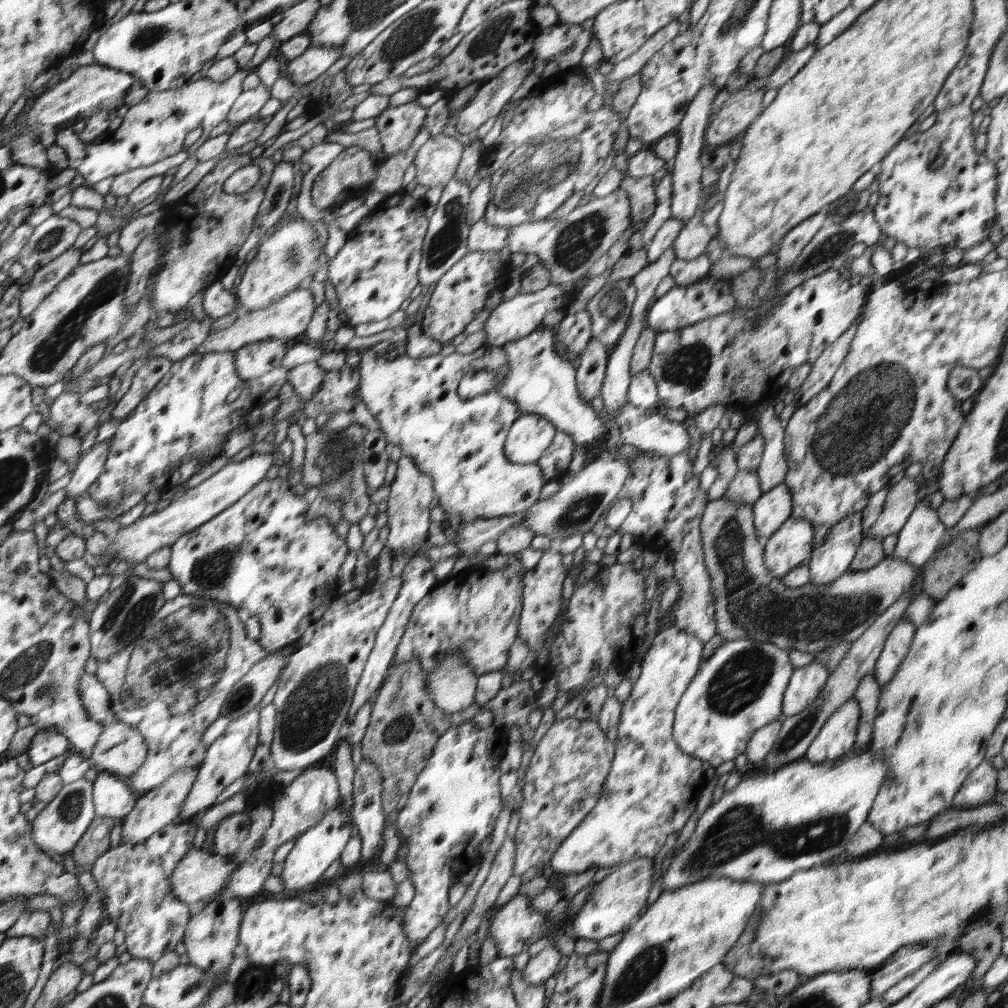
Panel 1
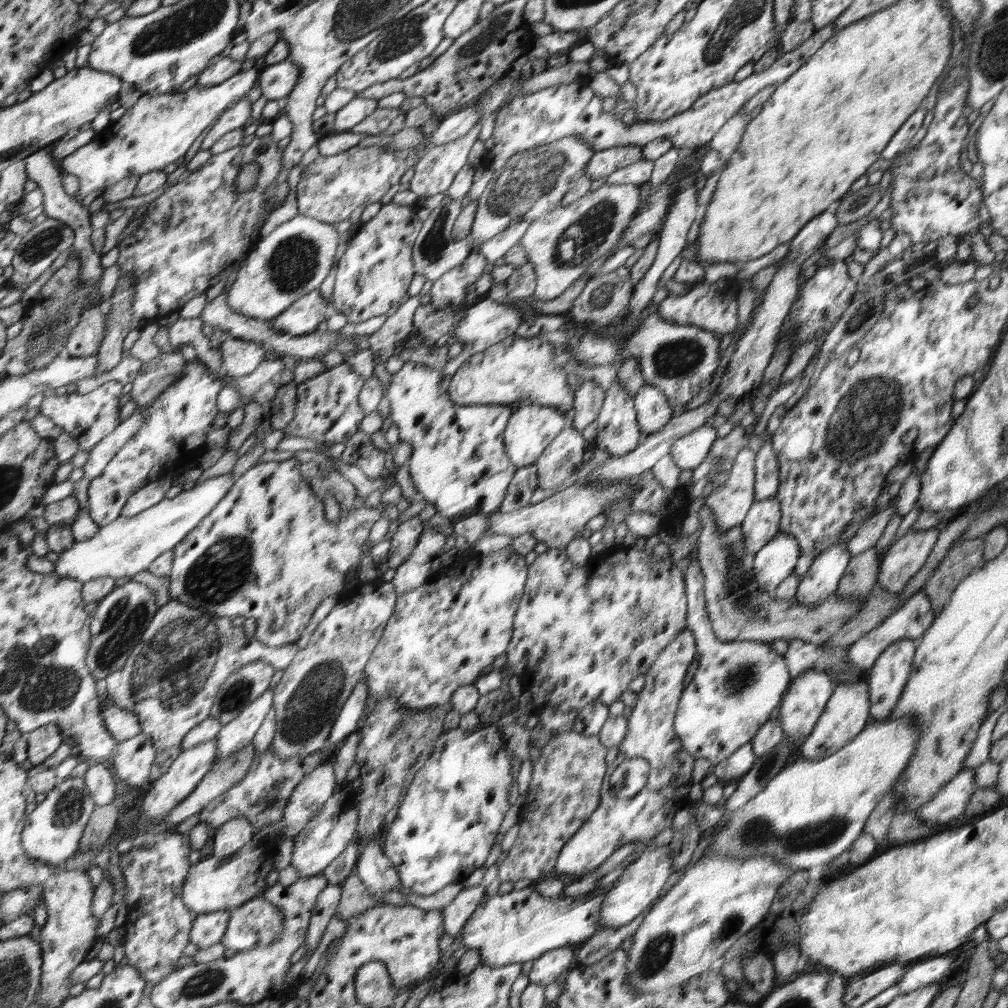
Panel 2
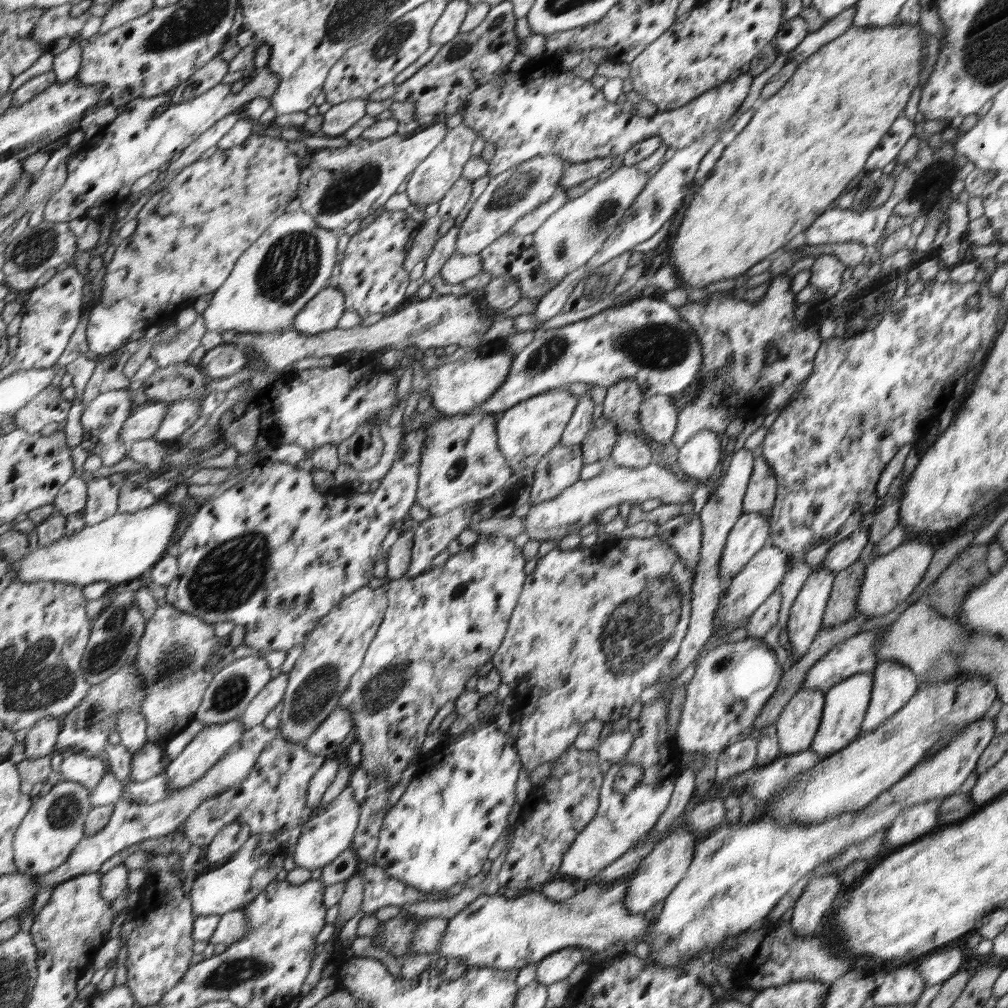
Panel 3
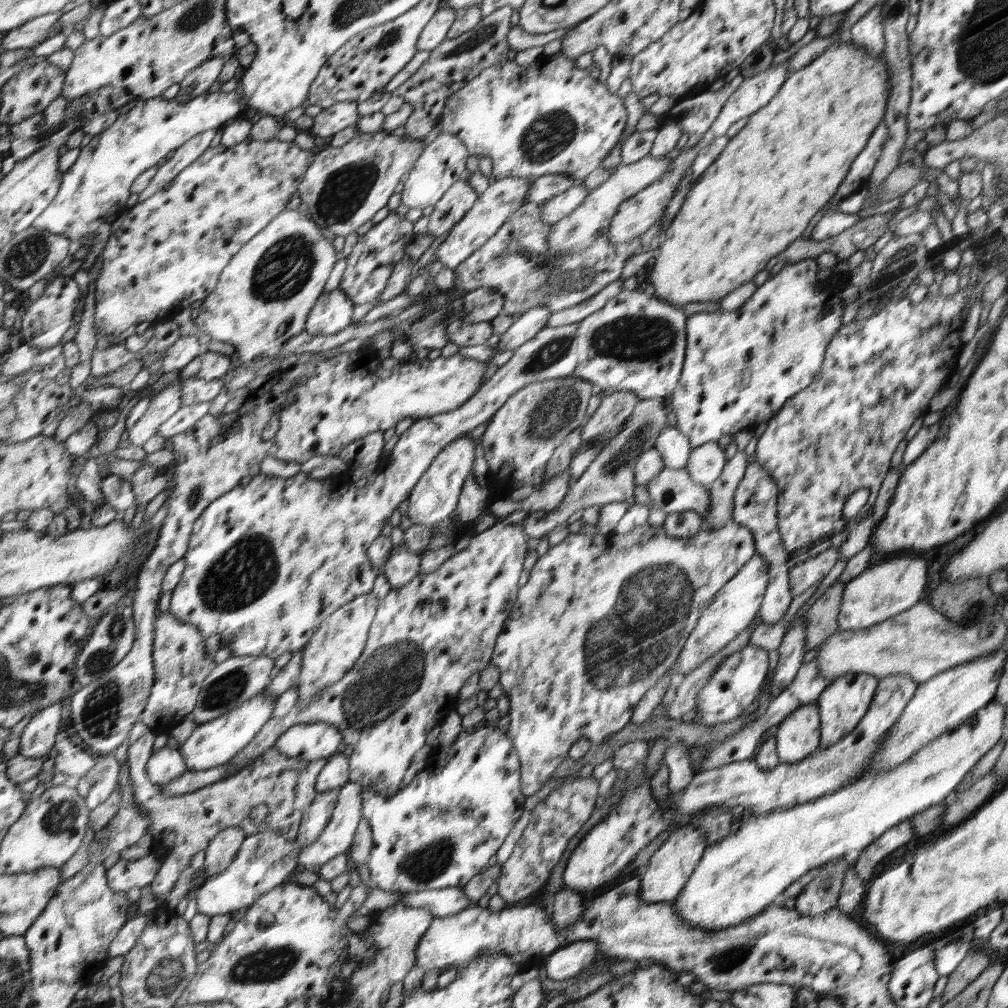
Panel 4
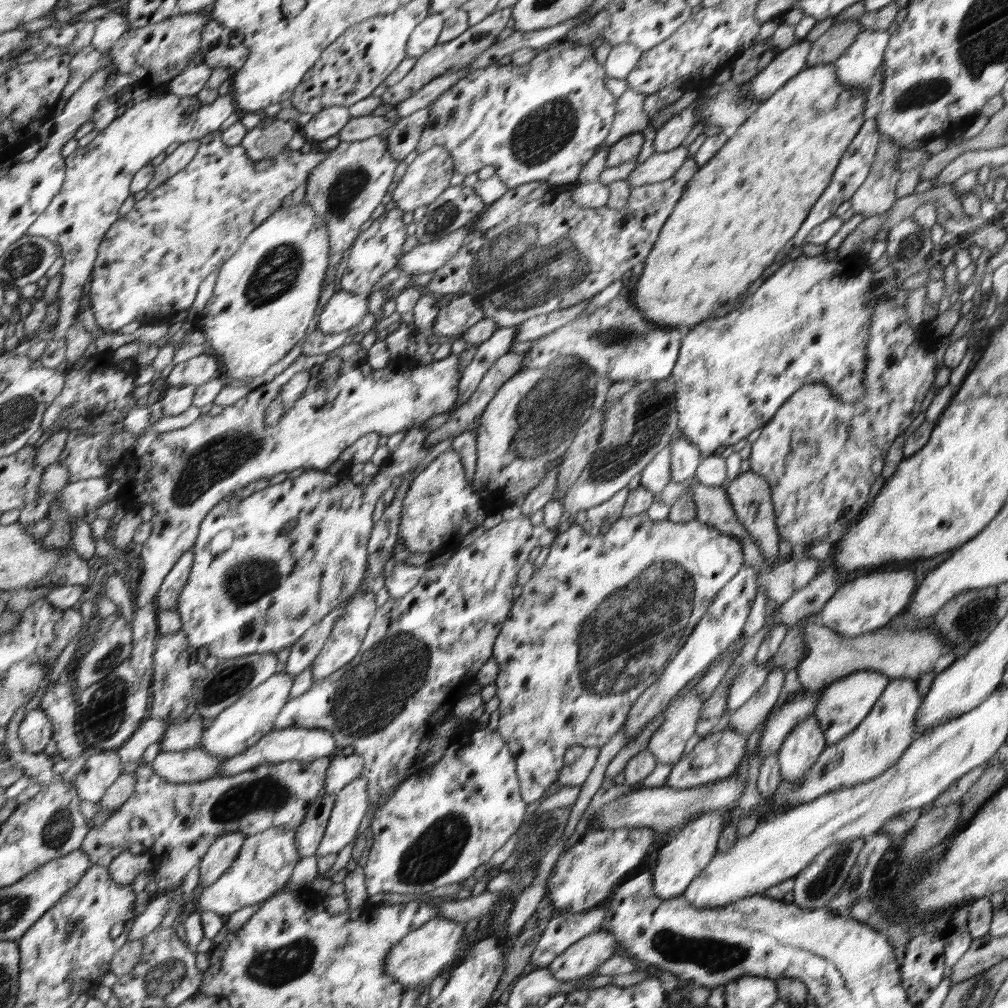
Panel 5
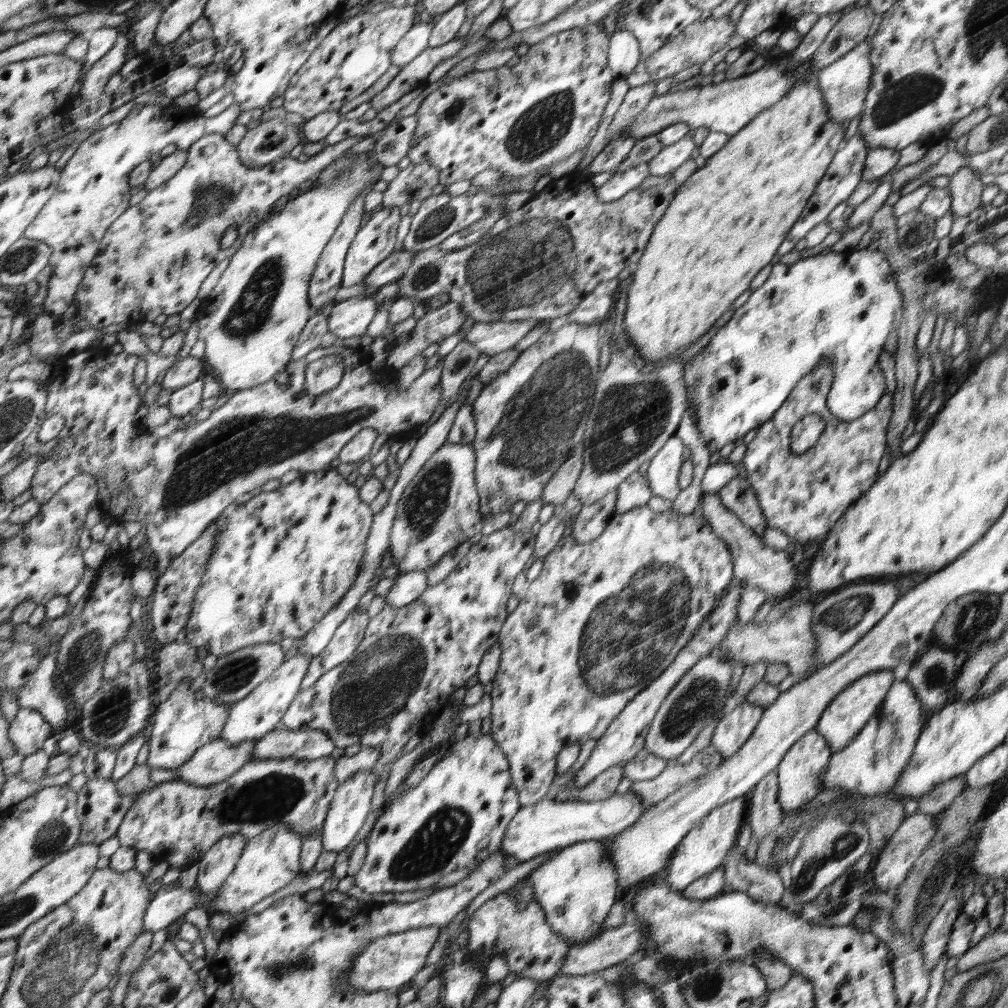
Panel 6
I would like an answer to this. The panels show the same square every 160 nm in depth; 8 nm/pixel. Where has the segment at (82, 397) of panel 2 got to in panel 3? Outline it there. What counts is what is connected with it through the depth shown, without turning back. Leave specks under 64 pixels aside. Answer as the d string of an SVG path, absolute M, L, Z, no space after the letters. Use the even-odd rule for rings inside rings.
M53 384L44 389L34 400L31 400L22 410L15 415L15 422L18 429L26 429L28 433L42 433L42 430L51 422L64 424L72 410L72 400L66 400L62 396L62 389ZM130 389L112 390L98 396L96 400L93 400L88 405L88 408L85 409L82 415L86 432L82 448L90 455L99 455L102 451L102 447L110 444L110 456L102 456L102 458L104 458L104 464L106 464L106 466L114 466L114 464L122 462L122 460L126 458L126 453L129 452L129 450L127 445L120 440L120 435L122 435L124 425L133 410L132 391Z

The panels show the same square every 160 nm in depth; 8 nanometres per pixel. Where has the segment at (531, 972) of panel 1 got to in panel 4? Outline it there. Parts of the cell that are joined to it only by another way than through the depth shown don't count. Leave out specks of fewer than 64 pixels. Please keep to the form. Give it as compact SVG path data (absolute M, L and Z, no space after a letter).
M593 940L568 943L549 955L546 960L546 976L550 980L566 980L582 972L588 964L596 961L599 944Z

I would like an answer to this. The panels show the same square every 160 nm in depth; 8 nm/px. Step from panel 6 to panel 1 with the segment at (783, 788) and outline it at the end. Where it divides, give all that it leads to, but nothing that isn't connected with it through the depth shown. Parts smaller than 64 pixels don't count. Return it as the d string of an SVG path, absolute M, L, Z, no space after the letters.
M814 661L809 666L798 668L793 680L789 681L784 696L784 713L792 717L809 707L824 691L828 669L822 663Z

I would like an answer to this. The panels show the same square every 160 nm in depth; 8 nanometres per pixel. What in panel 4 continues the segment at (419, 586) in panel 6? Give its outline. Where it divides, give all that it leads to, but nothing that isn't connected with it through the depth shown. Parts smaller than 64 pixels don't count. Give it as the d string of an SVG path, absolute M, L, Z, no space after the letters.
M403 541L391 551L389 559L384 563L384 576L392 589L402 588L420 574L420 559L421 556L410 552Z

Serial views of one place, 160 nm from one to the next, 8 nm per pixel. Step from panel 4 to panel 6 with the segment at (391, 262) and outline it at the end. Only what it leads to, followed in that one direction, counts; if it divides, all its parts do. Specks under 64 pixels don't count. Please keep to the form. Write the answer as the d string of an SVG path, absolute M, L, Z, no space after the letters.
M383 207L372 215L366 226L358 232L357 239L346 256L344 286L363 283L366 276L382 261L392 255L396 246L396 228L400 222L398 207Z

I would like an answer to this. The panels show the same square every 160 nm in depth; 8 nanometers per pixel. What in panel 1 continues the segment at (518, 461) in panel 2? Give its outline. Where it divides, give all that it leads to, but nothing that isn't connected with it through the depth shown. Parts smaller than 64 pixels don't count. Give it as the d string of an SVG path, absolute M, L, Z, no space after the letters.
M523 413L505 439L505 455L510 462L536 463L556 435L557 428L546 417Z

